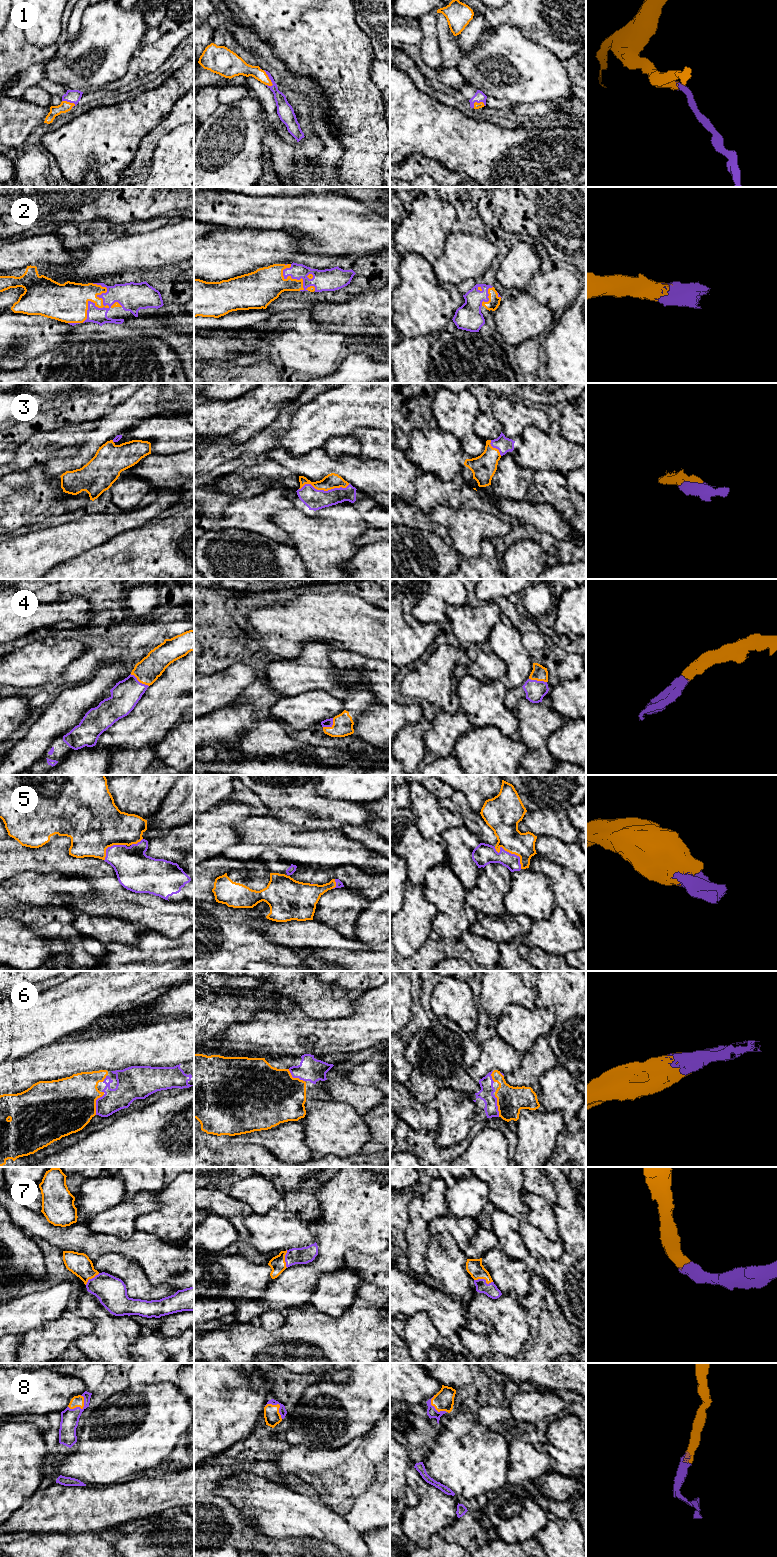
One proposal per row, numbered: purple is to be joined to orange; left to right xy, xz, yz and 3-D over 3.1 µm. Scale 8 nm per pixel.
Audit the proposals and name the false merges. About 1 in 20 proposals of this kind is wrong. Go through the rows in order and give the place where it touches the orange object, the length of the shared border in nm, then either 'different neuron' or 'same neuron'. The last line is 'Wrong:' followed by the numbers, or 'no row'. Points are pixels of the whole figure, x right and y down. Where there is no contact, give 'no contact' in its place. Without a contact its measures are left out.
1: meets orange in xz at (268, 78); contact 150 nm long; same neuron
2: meets orange in xy at (95, 305); contact 340 nm long; same neuron
3: meets orange in xz at (324, 490); contact 400 nm long; same neuron
4: meets orange in xy at (139, 681); contact 180 nm long; same neuron
5: meets orange in yz at (511, 853); contact 280 nm long; same neuron
6: meets orange in xy at (95, 1103); contact 180 nm long; same neuron
7: meets orange in yz at (484, 1278); contact 150 nm long; same neuron
8: meets orange in xy at (80, 1407); contact 160 nm long; same neuron
Wrong: no row

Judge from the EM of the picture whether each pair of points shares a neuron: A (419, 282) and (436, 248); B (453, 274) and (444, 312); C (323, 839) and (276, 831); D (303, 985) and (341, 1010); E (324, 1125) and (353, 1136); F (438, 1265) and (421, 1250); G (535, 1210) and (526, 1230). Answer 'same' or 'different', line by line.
A: different
B: different
C: same
D: same
E: same
F: different
G: different

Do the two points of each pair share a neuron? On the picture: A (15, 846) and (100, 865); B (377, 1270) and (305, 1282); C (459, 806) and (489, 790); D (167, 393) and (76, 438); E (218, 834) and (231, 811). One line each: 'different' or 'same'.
A: same
B: different
C: different
D: same
E: same

